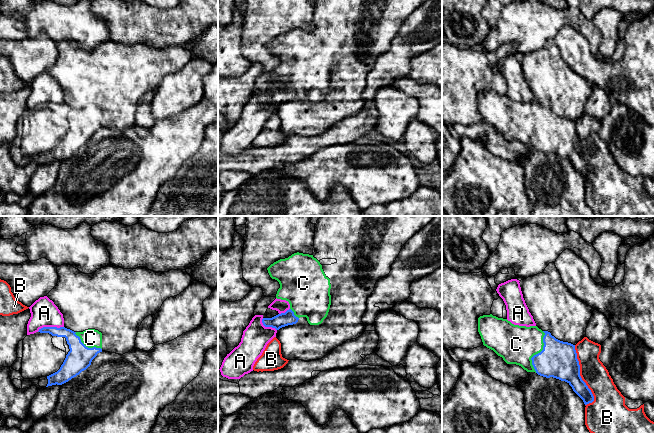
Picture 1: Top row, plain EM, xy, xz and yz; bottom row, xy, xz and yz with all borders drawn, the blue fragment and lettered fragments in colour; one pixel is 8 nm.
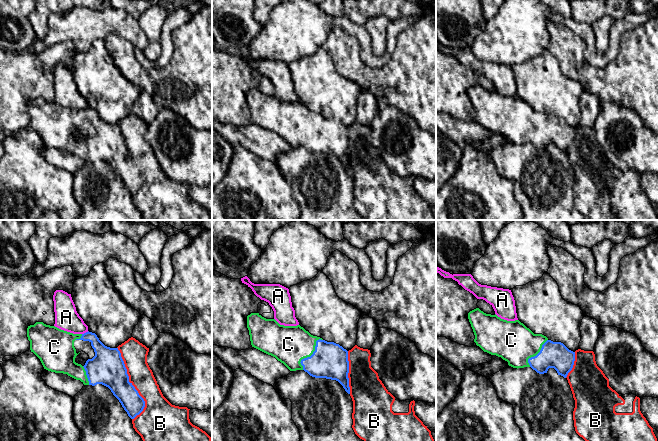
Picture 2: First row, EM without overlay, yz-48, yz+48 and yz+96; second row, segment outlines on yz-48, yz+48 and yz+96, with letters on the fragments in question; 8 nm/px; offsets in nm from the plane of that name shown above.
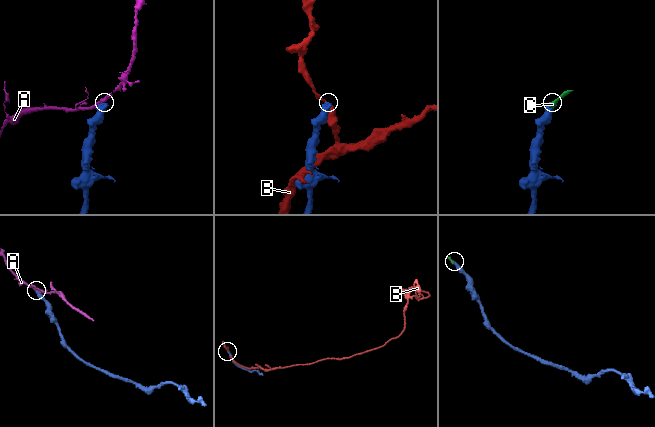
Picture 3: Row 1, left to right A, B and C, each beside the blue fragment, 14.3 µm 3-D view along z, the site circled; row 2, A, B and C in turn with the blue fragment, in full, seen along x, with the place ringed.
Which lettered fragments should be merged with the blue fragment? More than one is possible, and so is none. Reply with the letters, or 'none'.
C

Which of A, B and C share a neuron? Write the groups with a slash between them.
A / B / C

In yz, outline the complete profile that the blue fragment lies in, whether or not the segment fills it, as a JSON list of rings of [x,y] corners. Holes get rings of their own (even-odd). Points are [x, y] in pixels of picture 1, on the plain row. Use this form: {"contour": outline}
{"contour": [[[492,90],[478,94],[478,108],[483,121],[502,133],[507,140],[516,140],[527,148],[535,148],[546,154],[553,153],[567,158],[585,181],[594,177],[591,166],[580,152],[575,121],[560,117],[550,108],[542,107],[537,102],[514,101],[507,95],[498,94]]]}

